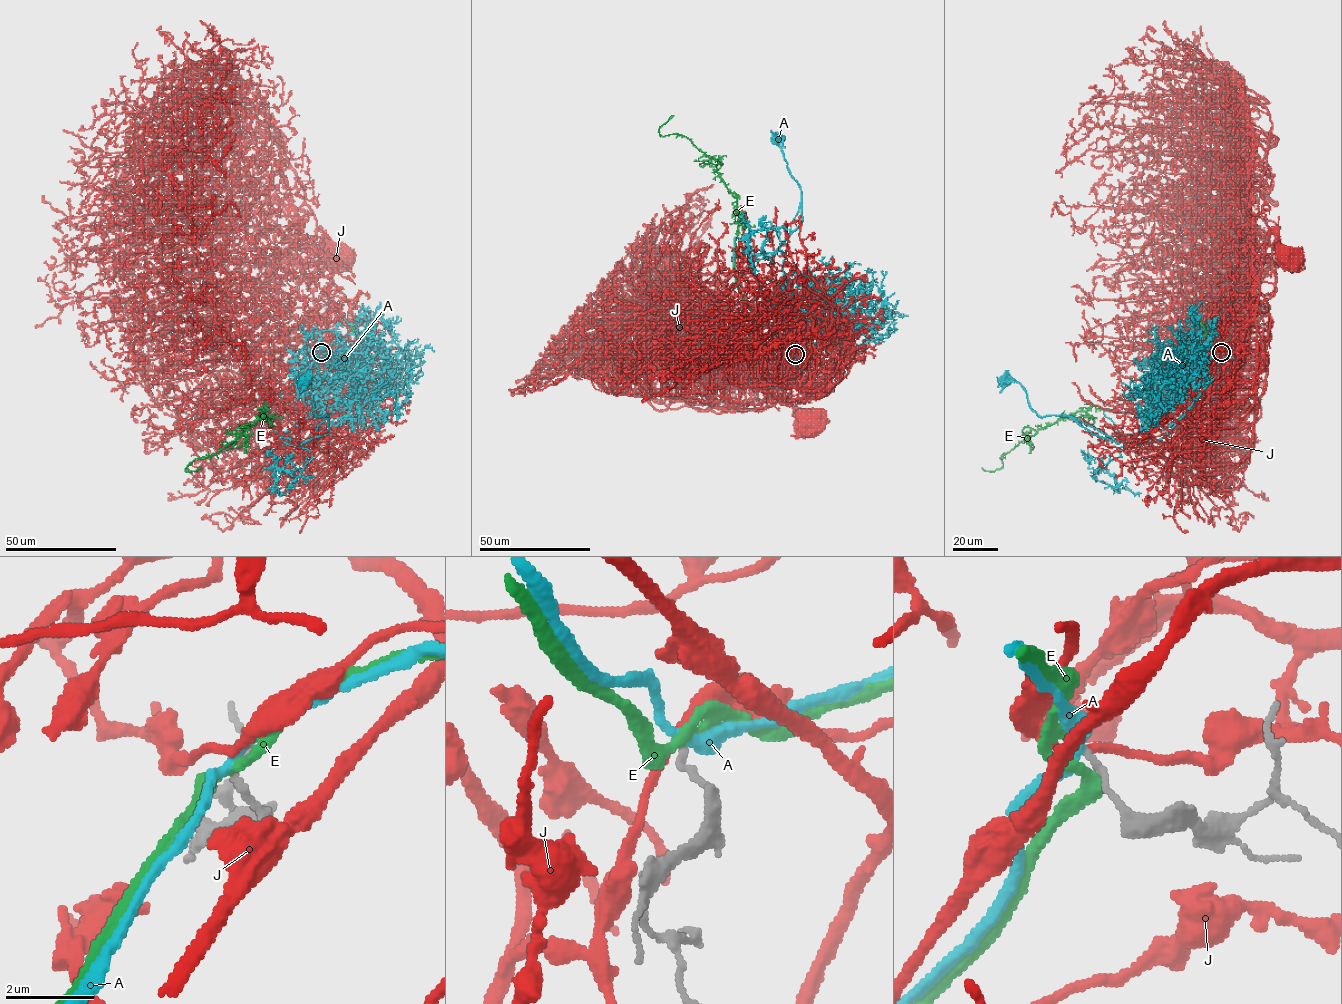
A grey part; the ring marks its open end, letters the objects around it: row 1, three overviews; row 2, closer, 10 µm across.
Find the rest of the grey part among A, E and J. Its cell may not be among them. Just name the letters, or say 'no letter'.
E

